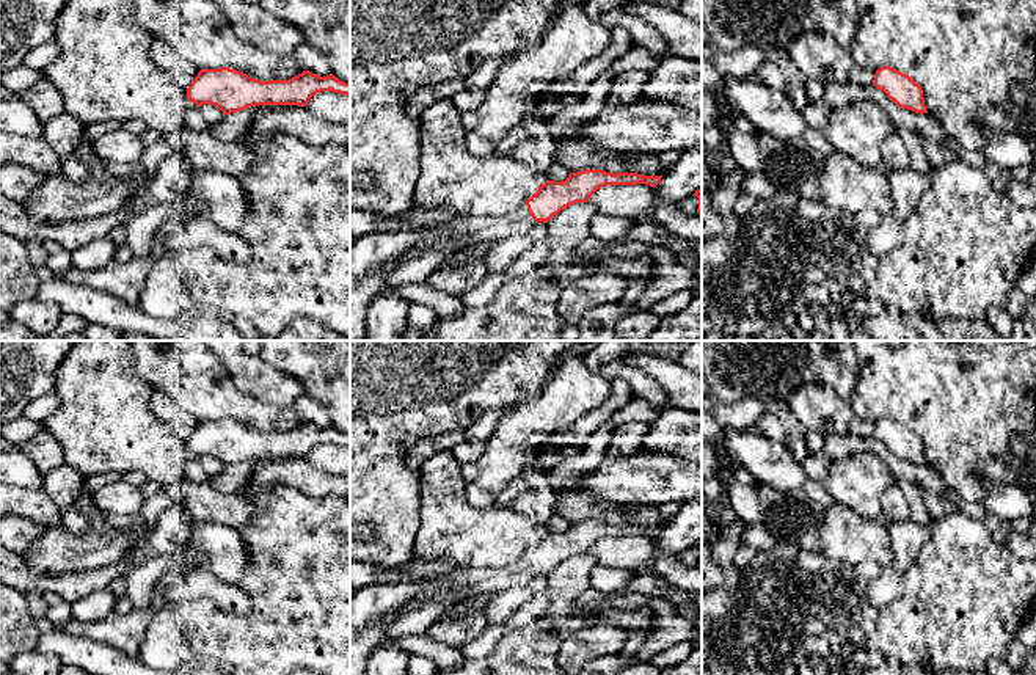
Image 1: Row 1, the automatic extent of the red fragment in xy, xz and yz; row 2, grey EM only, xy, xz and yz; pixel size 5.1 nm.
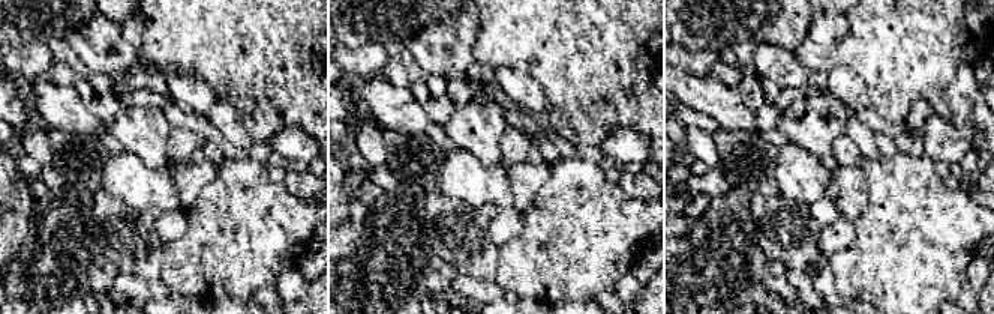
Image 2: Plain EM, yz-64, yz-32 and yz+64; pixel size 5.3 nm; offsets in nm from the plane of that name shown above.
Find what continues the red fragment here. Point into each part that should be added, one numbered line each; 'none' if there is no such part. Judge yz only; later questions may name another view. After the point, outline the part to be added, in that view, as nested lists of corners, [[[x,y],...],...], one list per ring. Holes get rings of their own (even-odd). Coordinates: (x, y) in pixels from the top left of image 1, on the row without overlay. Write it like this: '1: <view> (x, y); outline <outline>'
none

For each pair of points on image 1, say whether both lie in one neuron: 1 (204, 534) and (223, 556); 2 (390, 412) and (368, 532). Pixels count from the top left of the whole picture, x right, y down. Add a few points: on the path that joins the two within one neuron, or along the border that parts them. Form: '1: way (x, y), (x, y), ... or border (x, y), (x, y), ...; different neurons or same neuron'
1: way (209, 539), (222, 551); same neuron
2: border (366, 523), (375, 529), (375, 539), (371, 543); different neurons

